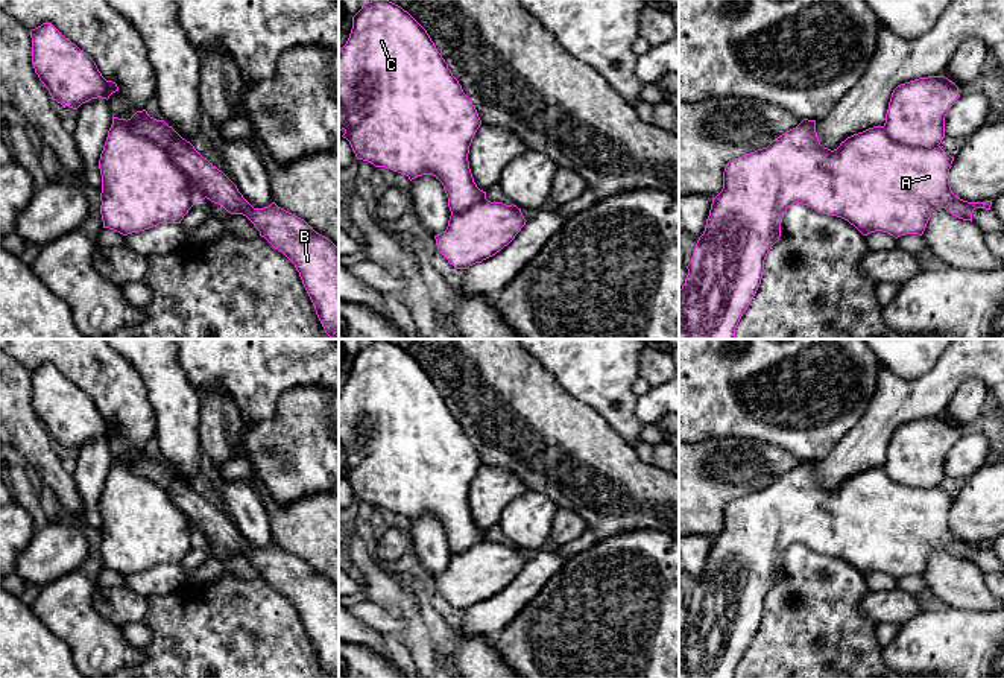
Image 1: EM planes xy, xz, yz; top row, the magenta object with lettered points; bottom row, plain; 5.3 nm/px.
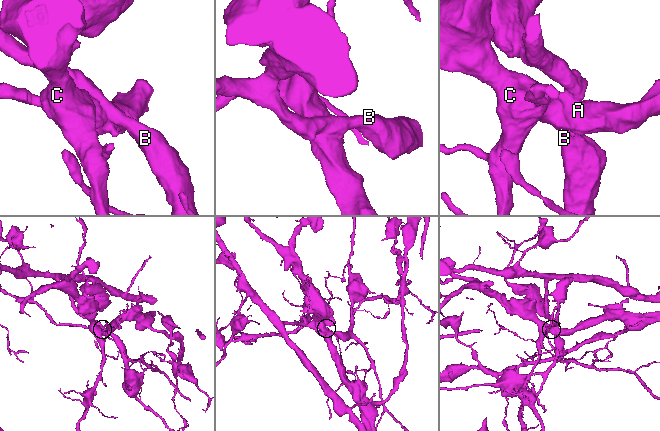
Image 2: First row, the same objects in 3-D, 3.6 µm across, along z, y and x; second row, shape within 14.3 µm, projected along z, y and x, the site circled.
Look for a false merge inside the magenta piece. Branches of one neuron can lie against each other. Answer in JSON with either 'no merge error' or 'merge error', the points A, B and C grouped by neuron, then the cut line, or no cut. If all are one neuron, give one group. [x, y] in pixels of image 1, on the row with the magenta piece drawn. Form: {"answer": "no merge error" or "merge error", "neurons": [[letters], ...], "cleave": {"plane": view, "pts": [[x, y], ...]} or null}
{"answer": "merge error", "neurons": [["A", "C"], ["B"]], "cleave": {"plane": "xy", "pts": [[113, 120], [123, 122], [158, 145], [186, 175], [198, 201]]}}

